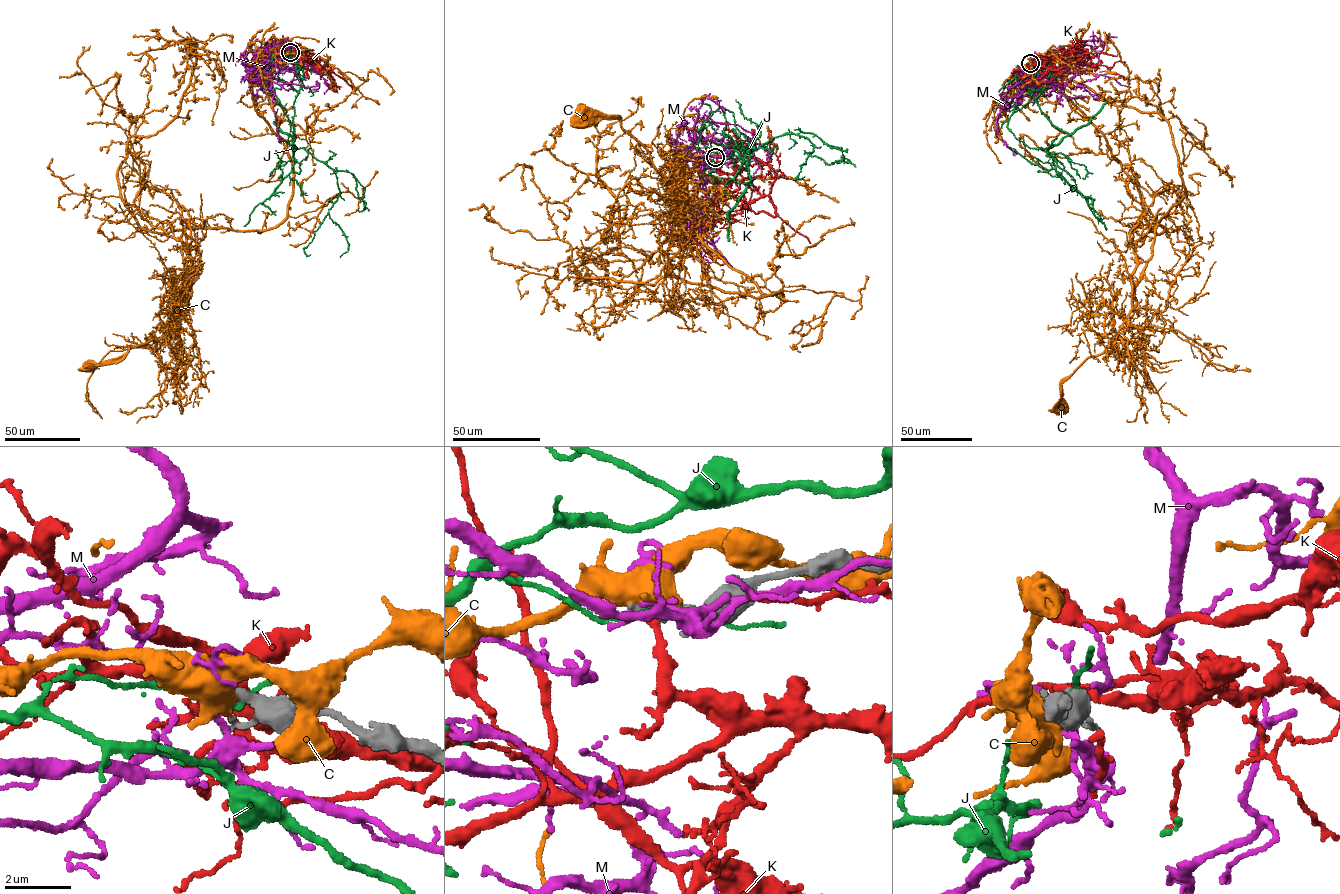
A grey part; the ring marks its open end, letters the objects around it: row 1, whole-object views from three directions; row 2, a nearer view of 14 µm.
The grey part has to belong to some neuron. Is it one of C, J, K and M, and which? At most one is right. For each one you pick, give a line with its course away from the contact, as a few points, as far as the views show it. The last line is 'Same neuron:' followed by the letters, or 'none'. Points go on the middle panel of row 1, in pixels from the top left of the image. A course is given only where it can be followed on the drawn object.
Same neuron: none

